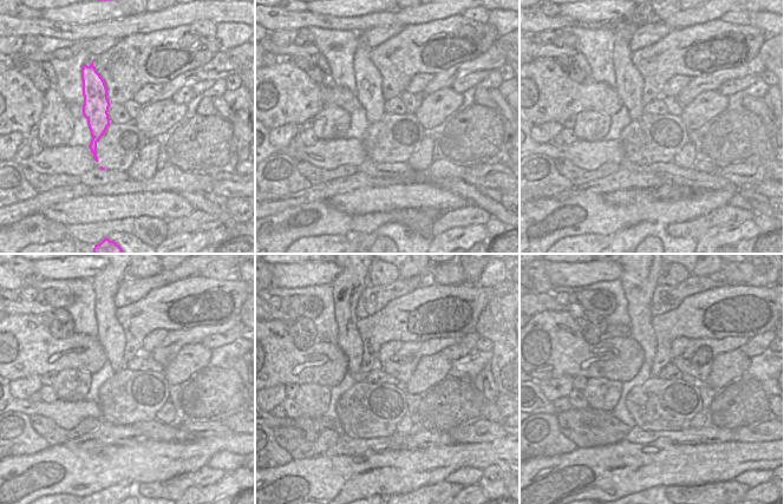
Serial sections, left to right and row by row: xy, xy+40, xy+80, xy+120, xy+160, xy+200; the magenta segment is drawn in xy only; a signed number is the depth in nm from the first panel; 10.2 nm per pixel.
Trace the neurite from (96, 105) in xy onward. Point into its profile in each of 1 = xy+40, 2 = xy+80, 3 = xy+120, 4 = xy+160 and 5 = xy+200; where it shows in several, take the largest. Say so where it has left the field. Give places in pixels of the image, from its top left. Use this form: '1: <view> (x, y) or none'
1: xy+40 (365, 85)
2: xy+80 (629, 84)
3: xy+120 (106, 283)
4: xy+160 (374, 277)
5: xy+200 (640, 277)

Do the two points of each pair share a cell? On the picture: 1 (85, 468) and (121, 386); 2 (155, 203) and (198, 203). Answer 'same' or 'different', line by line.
1: different
2: different

